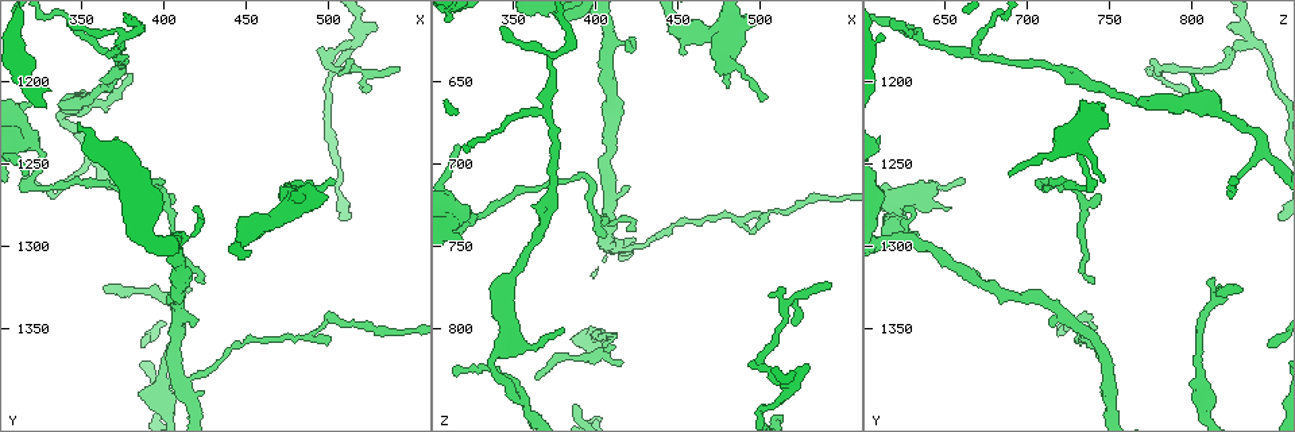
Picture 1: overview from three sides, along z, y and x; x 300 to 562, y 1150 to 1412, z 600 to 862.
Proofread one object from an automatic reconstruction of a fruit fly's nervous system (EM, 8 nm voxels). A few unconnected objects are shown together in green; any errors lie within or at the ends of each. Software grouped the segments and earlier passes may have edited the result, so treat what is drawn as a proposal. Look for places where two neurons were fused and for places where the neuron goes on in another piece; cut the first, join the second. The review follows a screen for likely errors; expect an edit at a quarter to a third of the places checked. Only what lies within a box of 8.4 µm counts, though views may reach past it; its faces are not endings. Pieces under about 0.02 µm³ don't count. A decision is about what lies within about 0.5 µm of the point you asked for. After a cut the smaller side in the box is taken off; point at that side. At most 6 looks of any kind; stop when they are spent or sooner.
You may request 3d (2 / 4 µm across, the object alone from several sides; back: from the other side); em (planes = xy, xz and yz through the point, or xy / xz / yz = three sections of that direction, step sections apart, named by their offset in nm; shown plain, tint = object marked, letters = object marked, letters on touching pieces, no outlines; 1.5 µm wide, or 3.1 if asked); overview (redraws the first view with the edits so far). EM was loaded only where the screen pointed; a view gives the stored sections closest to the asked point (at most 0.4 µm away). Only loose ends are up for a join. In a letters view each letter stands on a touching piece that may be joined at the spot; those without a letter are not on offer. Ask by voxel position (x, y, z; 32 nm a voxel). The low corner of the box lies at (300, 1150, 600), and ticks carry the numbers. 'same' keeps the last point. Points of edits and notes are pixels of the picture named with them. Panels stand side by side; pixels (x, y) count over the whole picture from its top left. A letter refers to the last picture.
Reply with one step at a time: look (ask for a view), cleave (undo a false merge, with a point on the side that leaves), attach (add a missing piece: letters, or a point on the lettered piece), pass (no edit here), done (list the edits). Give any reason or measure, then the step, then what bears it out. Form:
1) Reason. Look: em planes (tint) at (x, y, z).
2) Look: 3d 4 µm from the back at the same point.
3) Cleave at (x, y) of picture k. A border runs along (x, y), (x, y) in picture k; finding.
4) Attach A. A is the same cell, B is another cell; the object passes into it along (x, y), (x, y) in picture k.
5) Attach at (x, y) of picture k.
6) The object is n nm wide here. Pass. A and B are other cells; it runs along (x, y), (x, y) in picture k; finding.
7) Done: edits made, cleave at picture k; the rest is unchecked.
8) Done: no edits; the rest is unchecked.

Free end. Look: em planes (tint) at (542, 1192, 774).

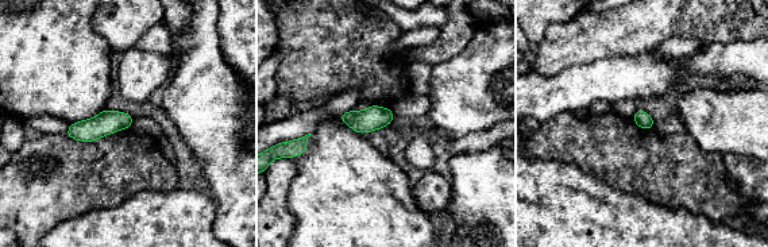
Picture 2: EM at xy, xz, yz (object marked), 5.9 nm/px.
What lies round it. Look: em planes (letters) at the same point.

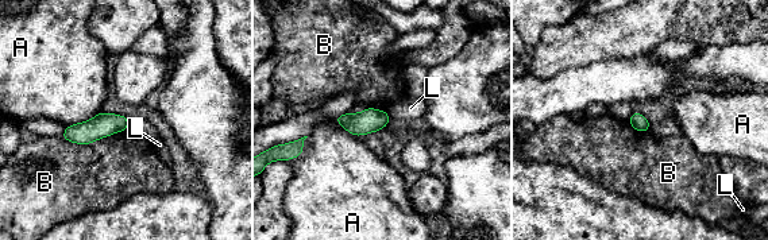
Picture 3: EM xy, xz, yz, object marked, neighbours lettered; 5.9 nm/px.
Pass. A, B and L are other cells; a border runs along (124, 130), (88, 143), (61, 136) in picture 3; none of them fits.

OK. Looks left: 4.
Branch stops here. Look: 3d 2 µm at (482, 1276, 652).

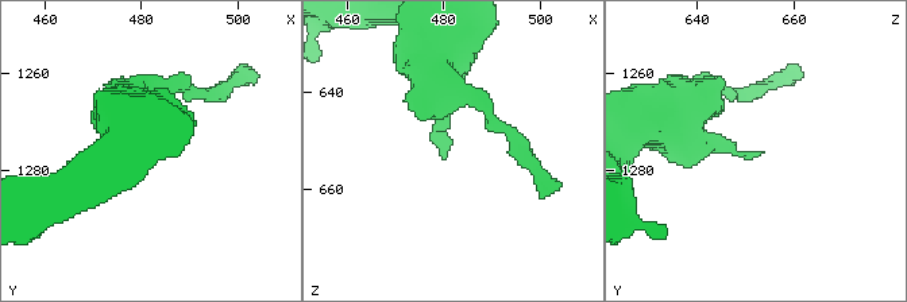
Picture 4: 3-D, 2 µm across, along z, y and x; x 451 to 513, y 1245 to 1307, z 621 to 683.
Shape alone is not enough. Look: em planes (letters) at (480, 1277, 653).

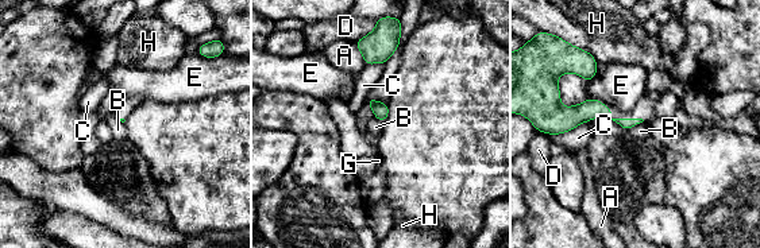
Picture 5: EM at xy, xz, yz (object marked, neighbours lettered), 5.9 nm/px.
Pass. A, B, C, D, E, G and H are other cells; it runs along (633, 121), (581, 112), (559, 130) in picture 5; no lettered piece goes on from it.

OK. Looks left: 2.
Thin end. Look: em planes (letters) at (406, 1318, 812).

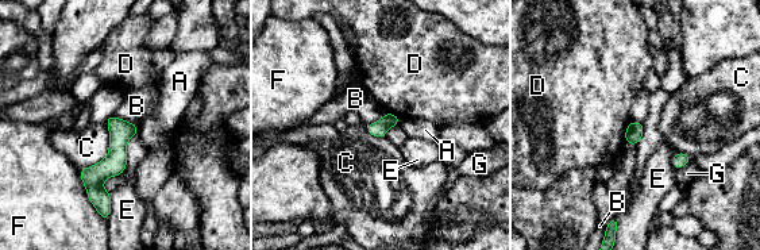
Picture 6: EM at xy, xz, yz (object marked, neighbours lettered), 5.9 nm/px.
Pass. A, B, C, D, E, F and G are other cells; none of them fits.

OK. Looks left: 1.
Done: no edits; the rest is unchecked.

